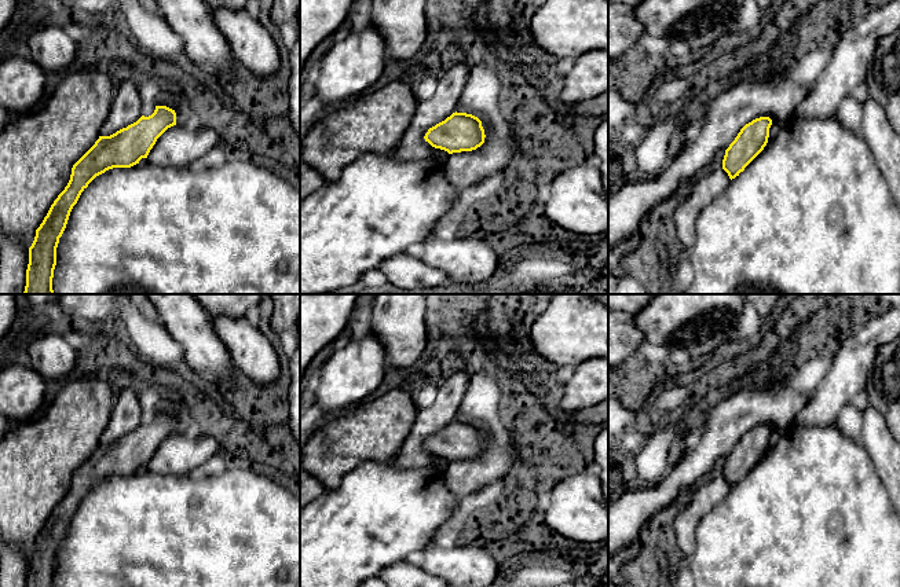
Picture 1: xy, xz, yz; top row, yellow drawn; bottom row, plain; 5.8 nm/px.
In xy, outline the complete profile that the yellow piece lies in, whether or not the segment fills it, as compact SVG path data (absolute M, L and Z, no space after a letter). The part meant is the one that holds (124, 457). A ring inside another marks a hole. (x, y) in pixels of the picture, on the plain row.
M156 414L151 423L142 423L136 430L110 444L99 444L95 452L73 473L65 498L51 513L36 538L29 555L26 587L52 587L56 573L56 555L70 520L81 500L99 483L113 476L131 476L147 466L157 447L176 433L175 418Z

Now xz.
M457 419L429 436L424 444L432 455L449 462L476 458L484 451L484 445L484 437L478 425Z

